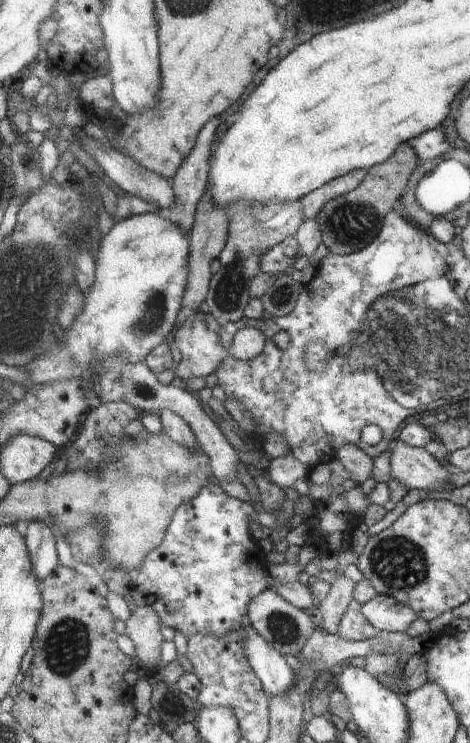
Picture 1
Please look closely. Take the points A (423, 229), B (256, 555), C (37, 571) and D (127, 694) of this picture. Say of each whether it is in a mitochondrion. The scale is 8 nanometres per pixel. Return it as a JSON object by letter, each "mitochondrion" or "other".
{"A":"other","B":"other","C":"other","D":"other"}

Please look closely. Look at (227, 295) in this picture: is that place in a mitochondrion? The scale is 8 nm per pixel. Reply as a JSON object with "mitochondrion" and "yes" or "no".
{"mitochondrion":"yes"}

